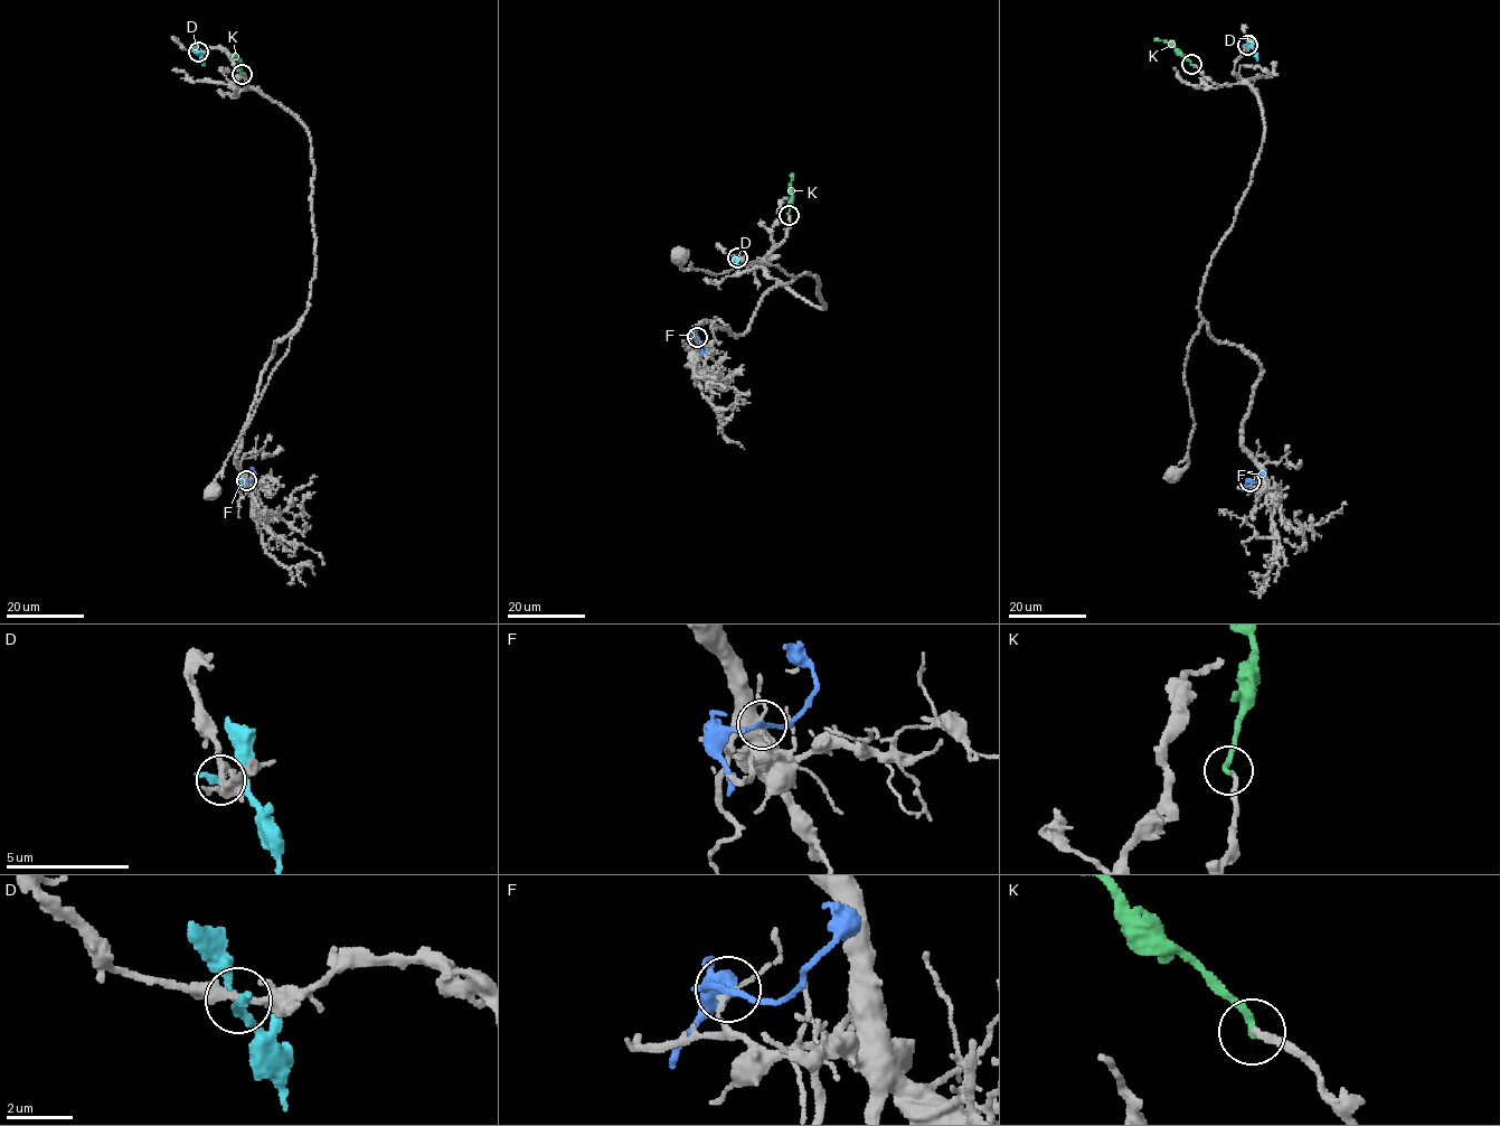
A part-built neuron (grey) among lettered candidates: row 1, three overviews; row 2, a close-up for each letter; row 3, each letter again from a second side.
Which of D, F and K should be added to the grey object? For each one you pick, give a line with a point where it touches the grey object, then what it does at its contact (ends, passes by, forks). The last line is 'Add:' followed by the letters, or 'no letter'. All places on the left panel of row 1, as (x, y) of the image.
Add: no letter

